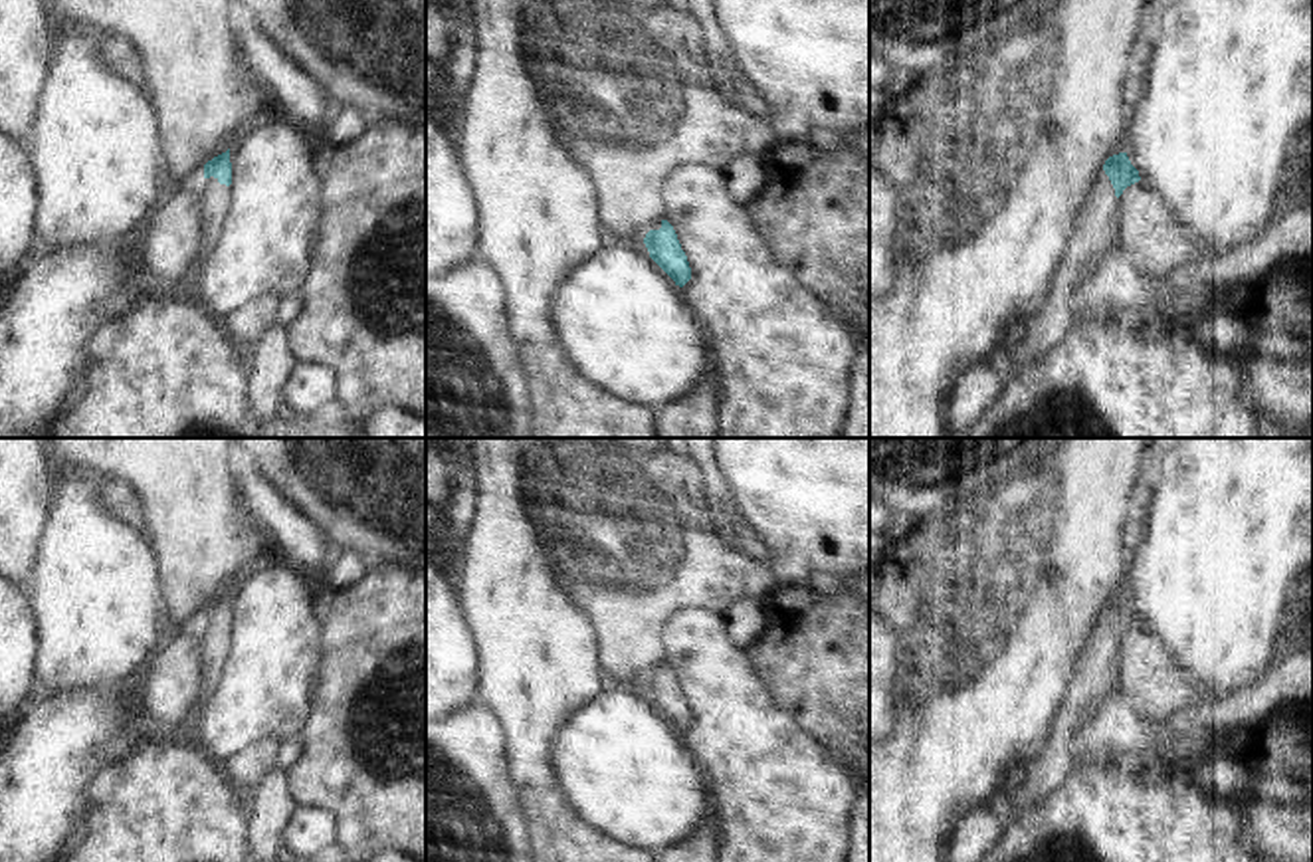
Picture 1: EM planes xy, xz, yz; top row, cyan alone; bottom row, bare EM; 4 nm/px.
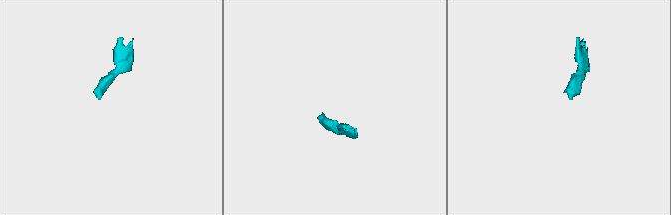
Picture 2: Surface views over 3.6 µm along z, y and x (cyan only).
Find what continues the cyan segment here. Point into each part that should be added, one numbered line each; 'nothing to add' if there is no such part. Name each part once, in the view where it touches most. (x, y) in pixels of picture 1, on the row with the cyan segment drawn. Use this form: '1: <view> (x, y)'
1: yz (1098, 220)

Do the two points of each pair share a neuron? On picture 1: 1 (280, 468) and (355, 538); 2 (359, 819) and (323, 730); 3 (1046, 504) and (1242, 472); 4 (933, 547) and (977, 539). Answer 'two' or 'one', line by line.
1: one
2: one
3: two
4: one

